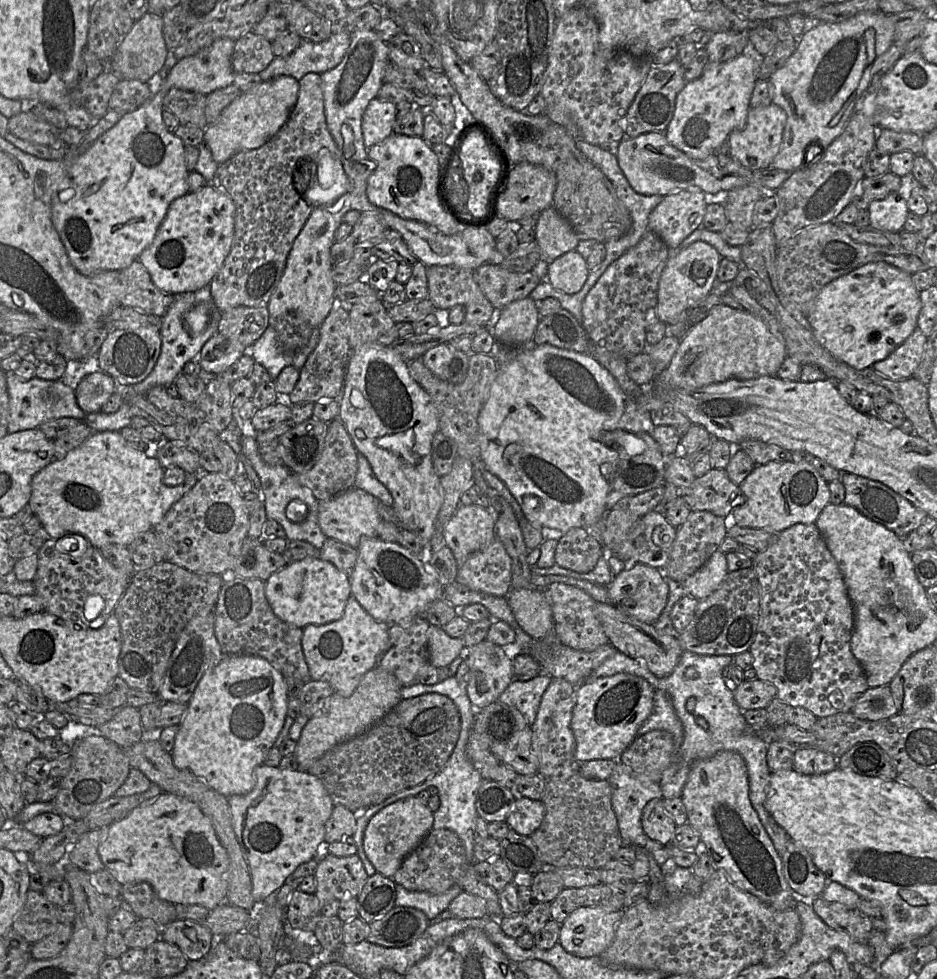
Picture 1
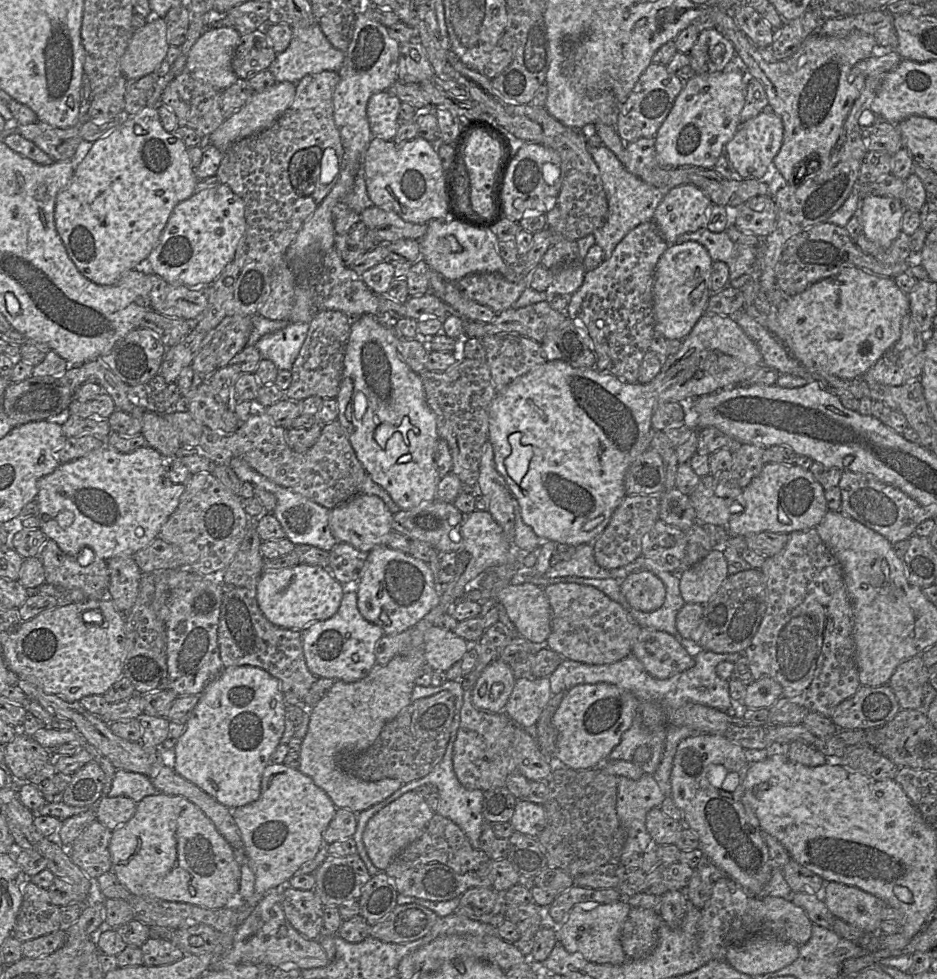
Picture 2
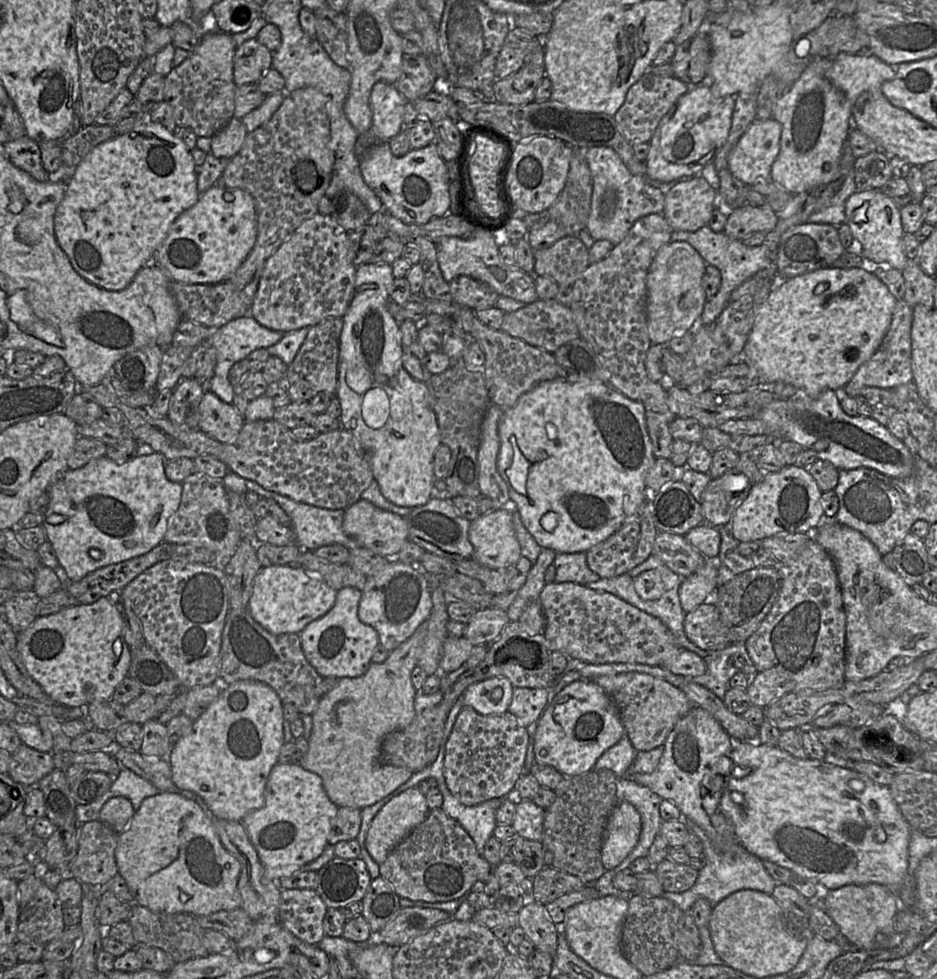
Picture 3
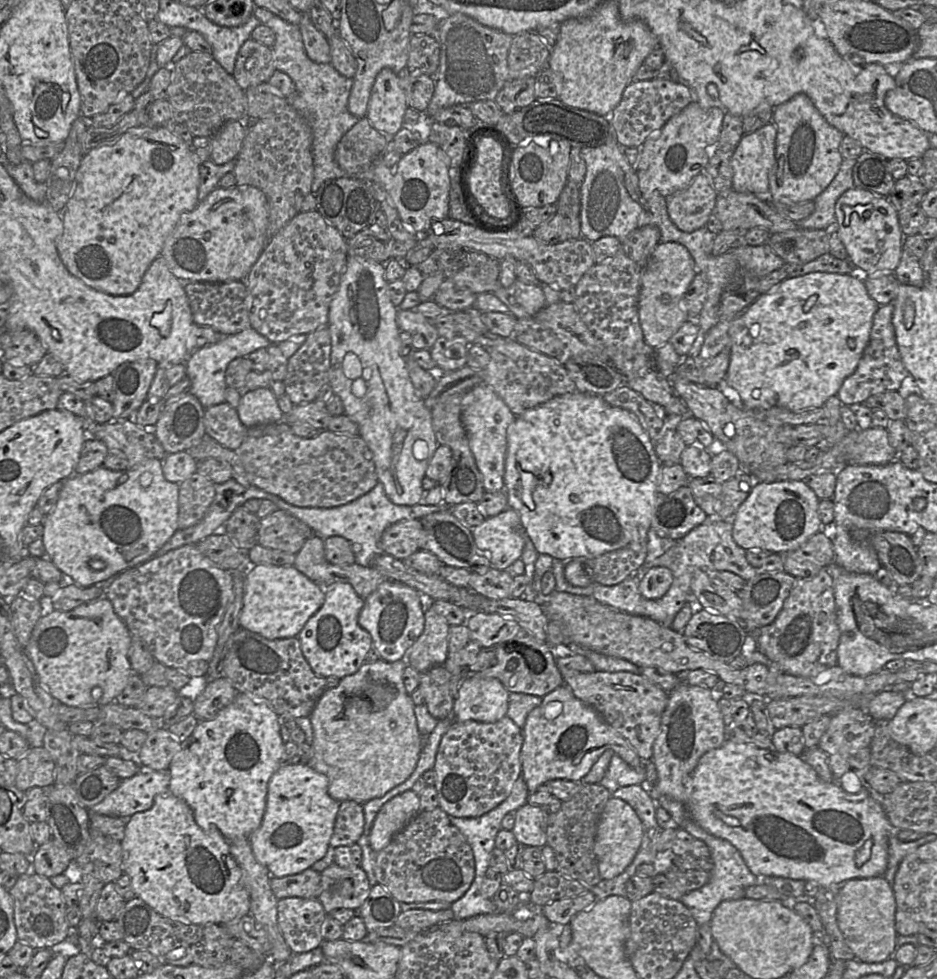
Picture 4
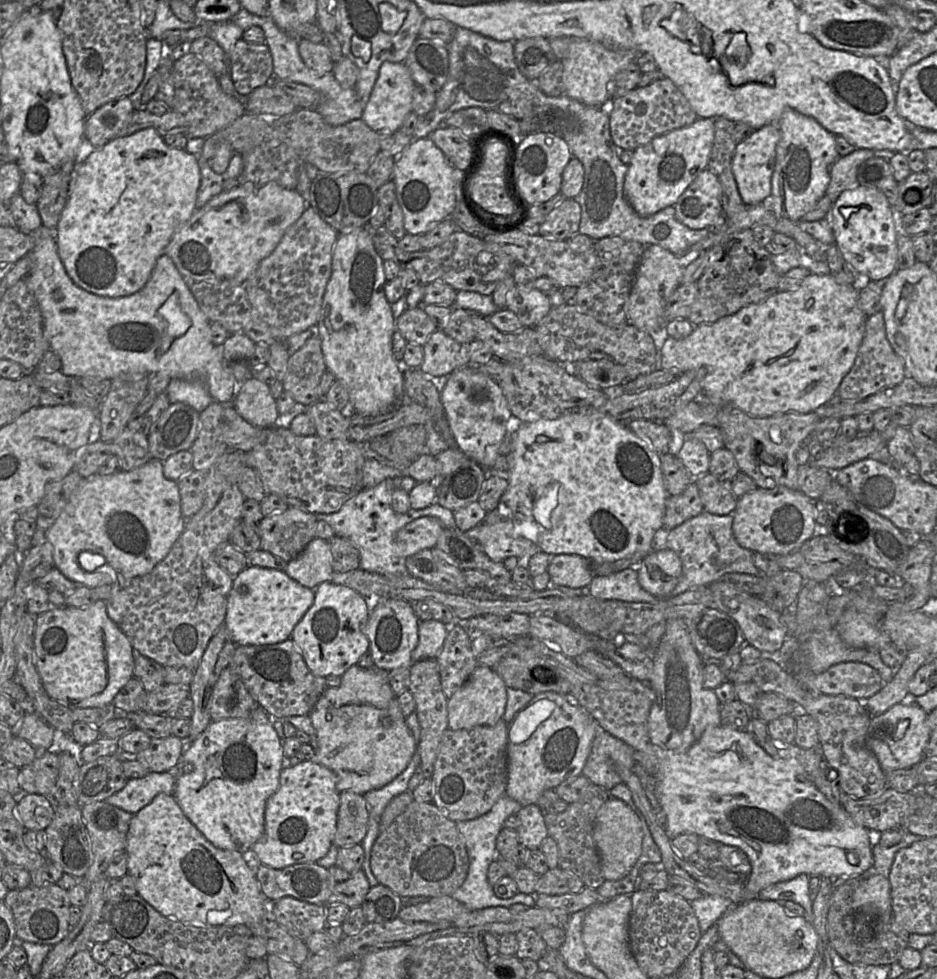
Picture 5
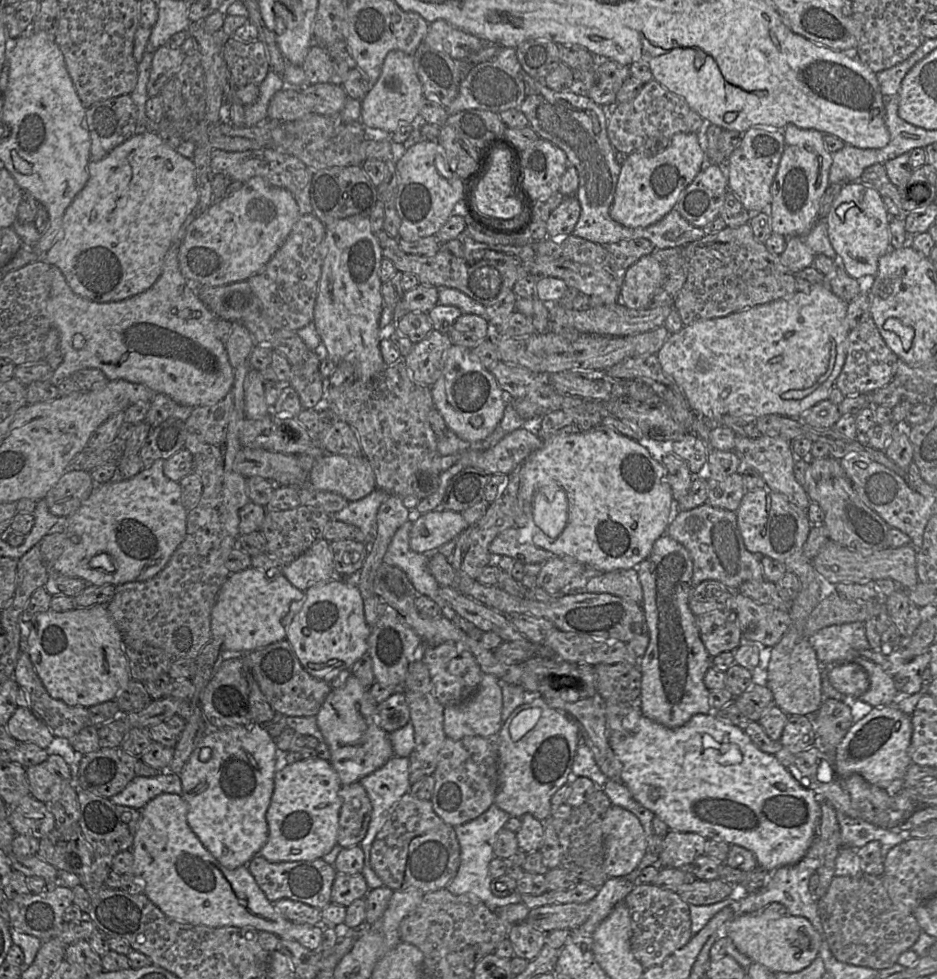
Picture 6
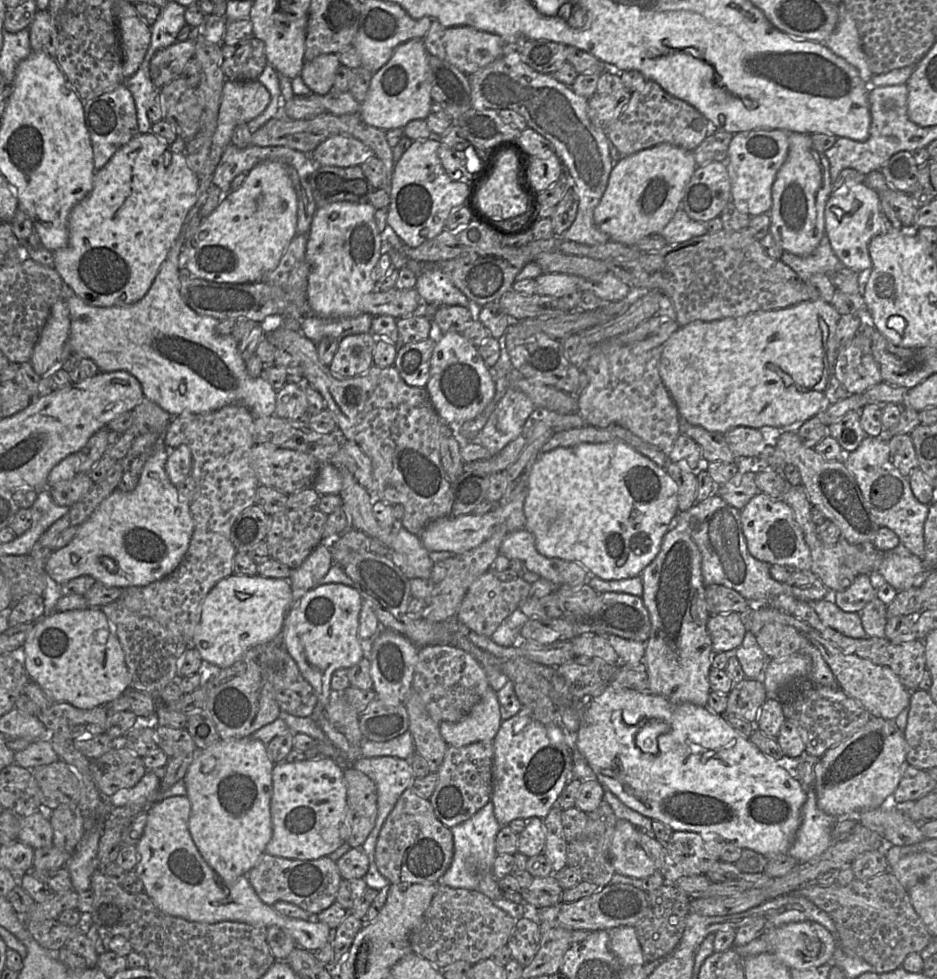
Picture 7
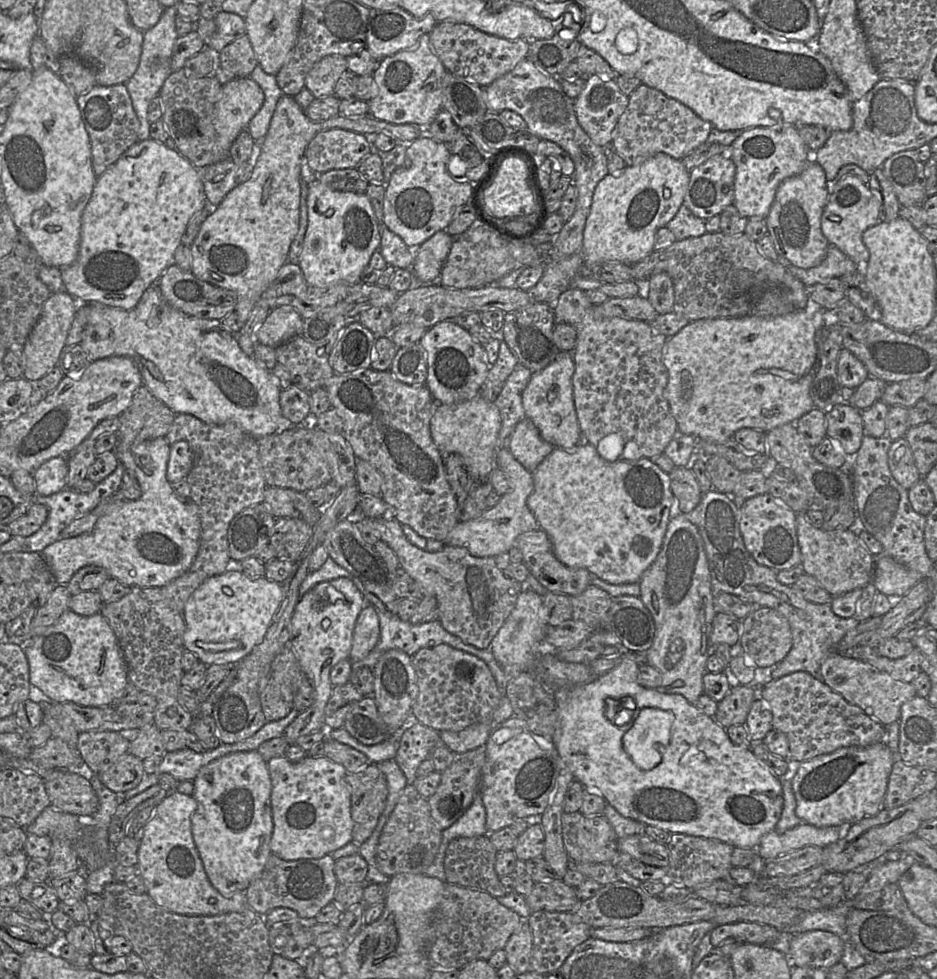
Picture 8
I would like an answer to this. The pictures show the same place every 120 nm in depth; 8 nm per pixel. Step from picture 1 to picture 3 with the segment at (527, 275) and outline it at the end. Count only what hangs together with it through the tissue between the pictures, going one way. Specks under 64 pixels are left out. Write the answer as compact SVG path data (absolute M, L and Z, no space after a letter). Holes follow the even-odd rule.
M461 275L449 282L453 301L473 311L495 307L500 295L487 284Z

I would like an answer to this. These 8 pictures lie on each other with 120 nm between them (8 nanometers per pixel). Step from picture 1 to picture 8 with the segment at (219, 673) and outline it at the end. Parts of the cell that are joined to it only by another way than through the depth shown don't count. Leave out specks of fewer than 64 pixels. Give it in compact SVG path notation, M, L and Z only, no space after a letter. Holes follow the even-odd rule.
M257 750L238 751L219 757L203 766L193 780L193 798L197 808L191 817L194 843L212 886L224 897L245 891L262 872L272 854L272 783L267 762Z

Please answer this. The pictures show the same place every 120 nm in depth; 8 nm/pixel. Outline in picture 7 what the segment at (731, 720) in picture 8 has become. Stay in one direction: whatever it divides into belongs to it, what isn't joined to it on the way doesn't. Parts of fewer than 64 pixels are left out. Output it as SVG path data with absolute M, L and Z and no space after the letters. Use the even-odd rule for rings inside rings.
M744 679L733 685L728 693L725 712L732 713L754 724L761 706L767 698L763 683Z

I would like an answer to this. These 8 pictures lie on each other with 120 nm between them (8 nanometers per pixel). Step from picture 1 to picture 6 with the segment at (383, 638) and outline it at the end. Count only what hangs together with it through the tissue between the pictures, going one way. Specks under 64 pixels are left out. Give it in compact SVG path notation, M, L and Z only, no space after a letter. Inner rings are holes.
M332 579L307 589L302 605L289 624L285 639L303 668L314 678L328 683L340 671L350 670L368 652L371 627L365 620L363 599L354 583Z

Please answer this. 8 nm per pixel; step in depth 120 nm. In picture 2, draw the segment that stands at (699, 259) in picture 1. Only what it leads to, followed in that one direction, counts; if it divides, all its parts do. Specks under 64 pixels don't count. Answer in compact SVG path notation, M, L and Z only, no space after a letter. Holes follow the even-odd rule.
M696 241L670 244L659 258L652 287L653 327L666 339L684 339L706 313L711 297L709 281L713 260L707 249Z

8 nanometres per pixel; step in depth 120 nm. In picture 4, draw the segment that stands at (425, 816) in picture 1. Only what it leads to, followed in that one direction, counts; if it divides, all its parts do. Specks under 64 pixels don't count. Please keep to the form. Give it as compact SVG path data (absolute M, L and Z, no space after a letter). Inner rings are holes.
M412 789L406 790L387 801L373 821L369 842L378 852L386 847L394 835L421 810L420 798Z

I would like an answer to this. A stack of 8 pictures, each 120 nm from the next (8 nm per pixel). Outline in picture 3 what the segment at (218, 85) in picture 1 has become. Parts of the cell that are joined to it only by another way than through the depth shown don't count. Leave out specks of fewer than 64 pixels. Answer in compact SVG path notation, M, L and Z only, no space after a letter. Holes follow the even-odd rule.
M217 32L205 35L199 40L194 54L209 61L219 74L219 79L233 82L234 54L237 46L232 34Z

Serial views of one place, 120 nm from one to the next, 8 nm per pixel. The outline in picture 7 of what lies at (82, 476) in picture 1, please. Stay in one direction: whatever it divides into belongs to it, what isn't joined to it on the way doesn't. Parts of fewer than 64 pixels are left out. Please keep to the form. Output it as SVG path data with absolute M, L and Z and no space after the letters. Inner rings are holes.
M165 447L154 452L145 462L142 472L139 476L138 484L136 488L131 492L122 492L115 489L107 498L105 498L92 515L78 526L78 532L74 538L63 548L52 551L49 555L46 564L45 571L47 575L57 582L59 585L67 583L68 581L82 576L89 575L93 577L97 582L104 584L107 587L126 588L132 586L147 586L155 581L158 581L170 573L172 573L178 565L181 563L185 553L188 550L193 531L194 531L194 519L190 512L190 503L186 498L183 498L176 485L174 485L168 478L165 465L169 456L170 450Z

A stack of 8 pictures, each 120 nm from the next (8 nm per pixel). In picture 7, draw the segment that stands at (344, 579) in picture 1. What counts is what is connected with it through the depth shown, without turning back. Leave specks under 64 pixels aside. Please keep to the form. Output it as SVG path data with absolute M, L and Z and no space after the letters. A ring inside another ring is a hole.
M232 574L220 580L203 601L201 619L192 641L193 647L199 651L203 660L221 669L233 665L250 648L281 636L284 620L295 601L295 593L288 580L266 578L259 574L254 576Z

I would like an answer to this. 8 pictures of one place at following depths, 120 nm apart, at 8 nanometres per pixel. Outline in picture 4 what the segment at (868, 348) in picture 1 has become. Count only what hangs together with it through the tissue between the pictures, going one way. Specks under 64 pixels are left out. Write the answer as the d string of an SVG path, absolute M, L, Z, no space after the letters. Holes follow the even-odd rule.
M812 272L788 277L761 294L731 321L731 354L725 386L737 393L741 407L747 410L780 407L800 411L822 407L829 397L837 395L843 381L856 370L879 307L869 296L864 281L850 274Z

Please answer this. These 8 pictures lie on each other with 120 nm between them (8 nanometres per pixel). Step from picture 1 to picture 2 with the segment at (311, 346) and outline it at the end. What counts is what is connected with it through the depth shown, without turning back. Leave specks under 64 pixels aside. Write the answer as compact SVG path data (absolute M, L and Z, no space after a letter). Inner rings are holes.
M290 323L285 328L264 335L254 346L262 359L271 360L279 370L291 370L307 337L309 323Z

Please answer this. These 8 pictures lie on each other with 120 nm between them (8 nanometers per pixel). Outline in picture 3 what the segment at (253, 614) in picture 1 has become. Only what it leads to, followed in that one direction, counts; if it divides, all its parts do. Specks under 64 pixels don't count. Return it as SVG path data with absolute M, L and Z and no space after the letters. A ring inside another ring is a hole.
M247 607L229 610L222 633L220 676L228 684L241 680L262 682L275 690L282 704L293 704L300 714L312 715L322 698L323 677L307 661L300 634L274 635L251 616Z

